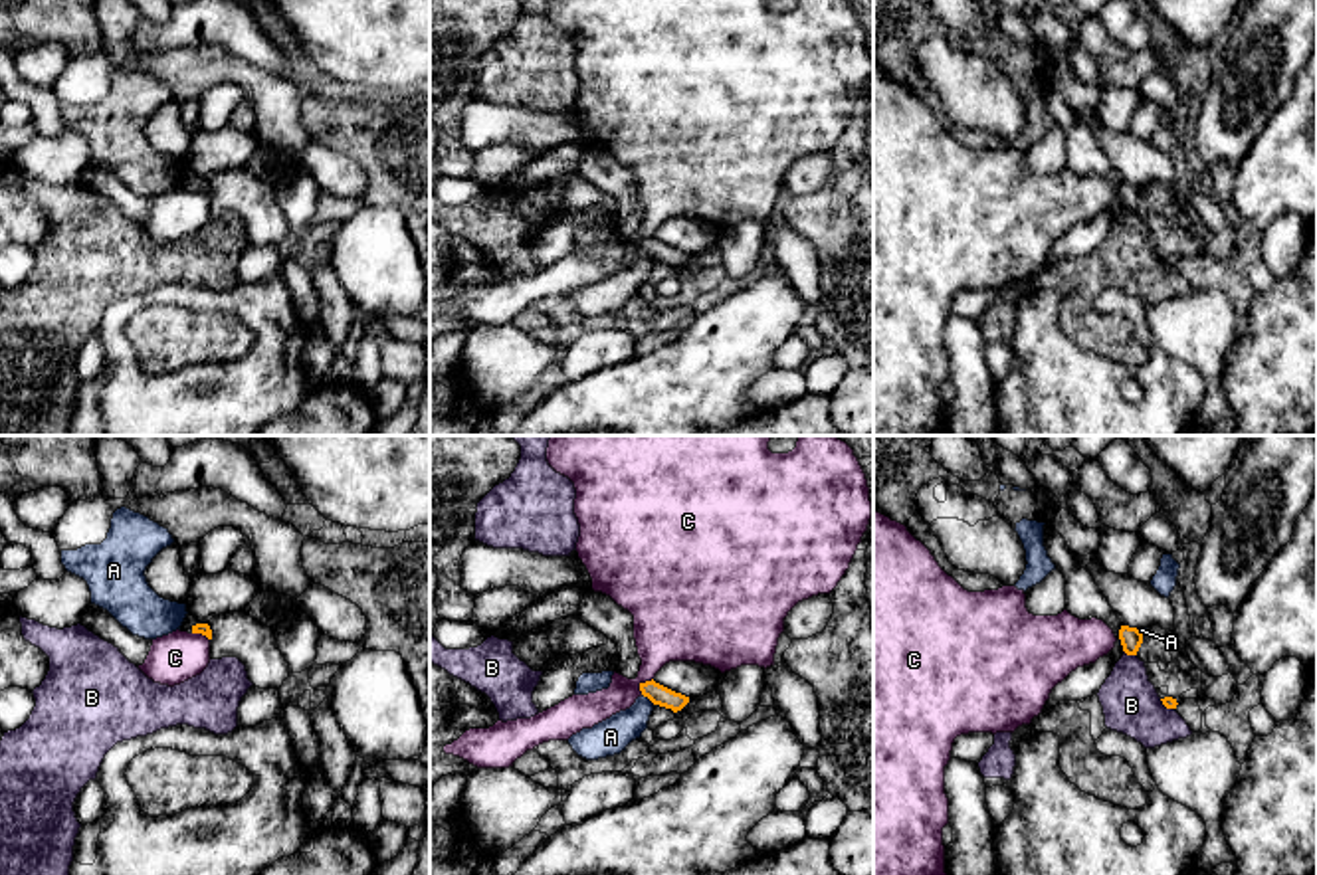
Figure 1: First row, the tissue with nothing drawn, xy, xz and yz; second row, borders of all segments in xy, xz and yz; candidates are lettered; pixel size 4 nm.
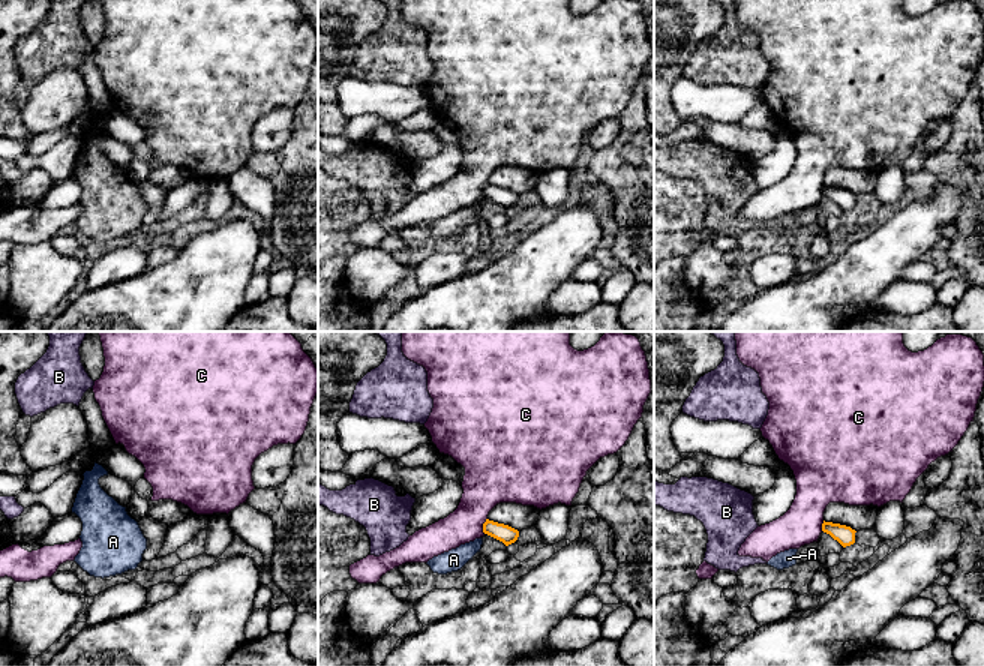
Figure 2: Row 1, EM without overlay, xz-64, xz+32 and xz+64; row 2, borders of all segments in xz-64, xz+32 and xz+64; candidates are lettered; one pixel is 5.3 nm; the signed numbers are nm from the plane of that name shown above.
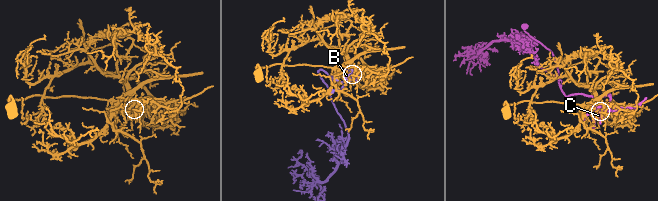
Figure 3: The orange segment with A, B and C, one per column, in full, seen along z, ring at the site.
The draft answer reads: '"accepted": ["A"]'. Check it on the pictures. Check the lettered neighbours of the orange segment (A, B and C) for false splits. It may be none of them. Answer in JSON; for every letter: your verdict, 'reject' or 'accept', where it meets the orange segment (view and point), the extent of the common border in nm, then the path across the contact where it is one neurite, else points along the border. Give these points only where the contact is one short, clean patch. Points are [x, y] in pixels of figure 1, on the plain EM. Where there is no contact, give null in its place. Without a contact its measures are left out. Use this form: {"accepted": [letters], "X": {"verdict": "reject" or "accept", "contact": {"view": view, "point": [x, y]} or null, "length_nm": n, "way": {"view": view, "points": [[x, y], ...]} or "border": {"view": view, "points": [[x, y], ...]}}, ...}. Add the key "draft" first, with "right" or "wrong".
{"draft": "wrong", "accepted": [], "A": {"verdict": "reject", "contact": {"view": "xz", "point": [648, 254]}, "length_nm": 70, "border": {"view": "xz", "points": [[642, 250], [654, 260]]}}, "B": {"verdict": "reject", "contact": {"view": "yz", "point": [1131, 210]}, "length_nm": 40}, "C": {"verdict": "reject", "contact": {"view": "xz", "point": [642, 240]}, "length_nm": 90}}

